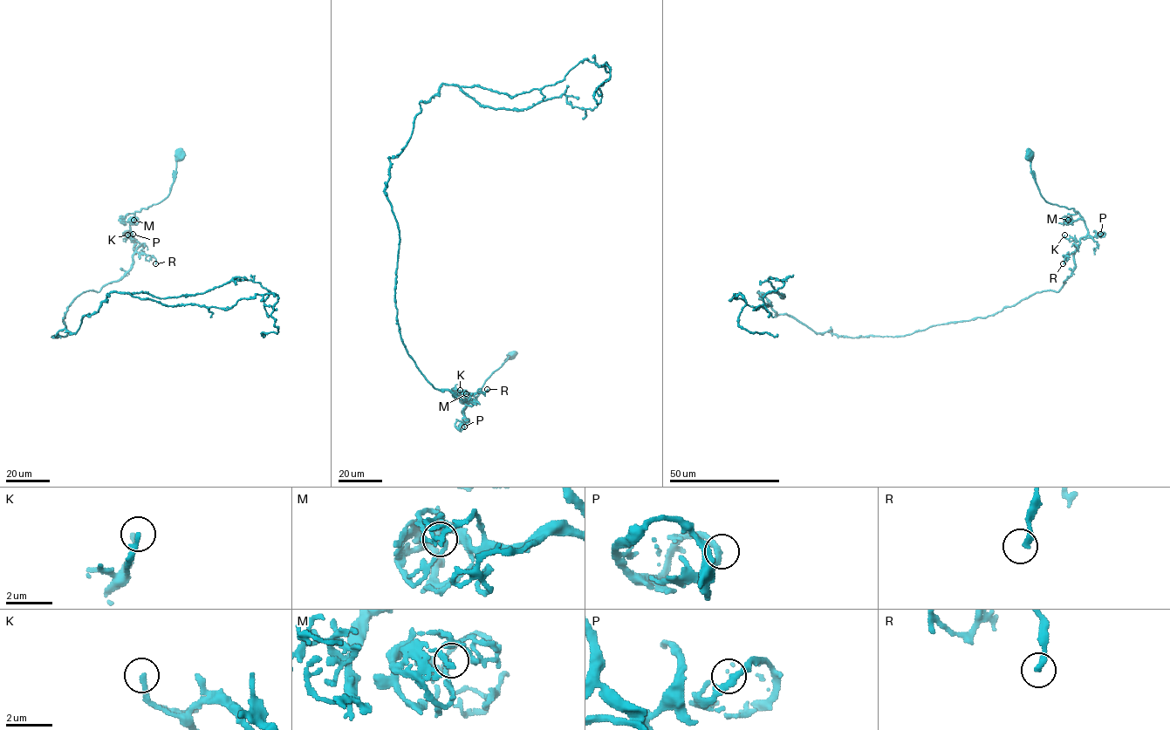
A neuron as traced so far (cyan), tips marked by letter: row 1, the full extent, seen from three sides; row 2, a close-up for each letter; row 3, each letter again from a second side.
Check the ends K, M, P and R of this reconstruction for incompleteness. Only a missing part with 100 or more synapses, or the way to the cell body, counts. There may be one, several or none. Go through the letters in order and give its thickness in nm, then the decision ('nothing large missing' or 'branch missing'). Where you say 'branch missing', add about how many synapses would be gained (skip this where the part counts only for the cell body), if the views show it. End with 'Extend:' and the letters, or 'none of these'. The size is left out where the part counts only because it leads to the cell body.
K: 200 nm thick; nothing large missing
M: 160 nm thick; nothing large missing
P: 240 nm thick; nothing large missing
R: 240 nm thick; nothing large missing
Extend: none of these

